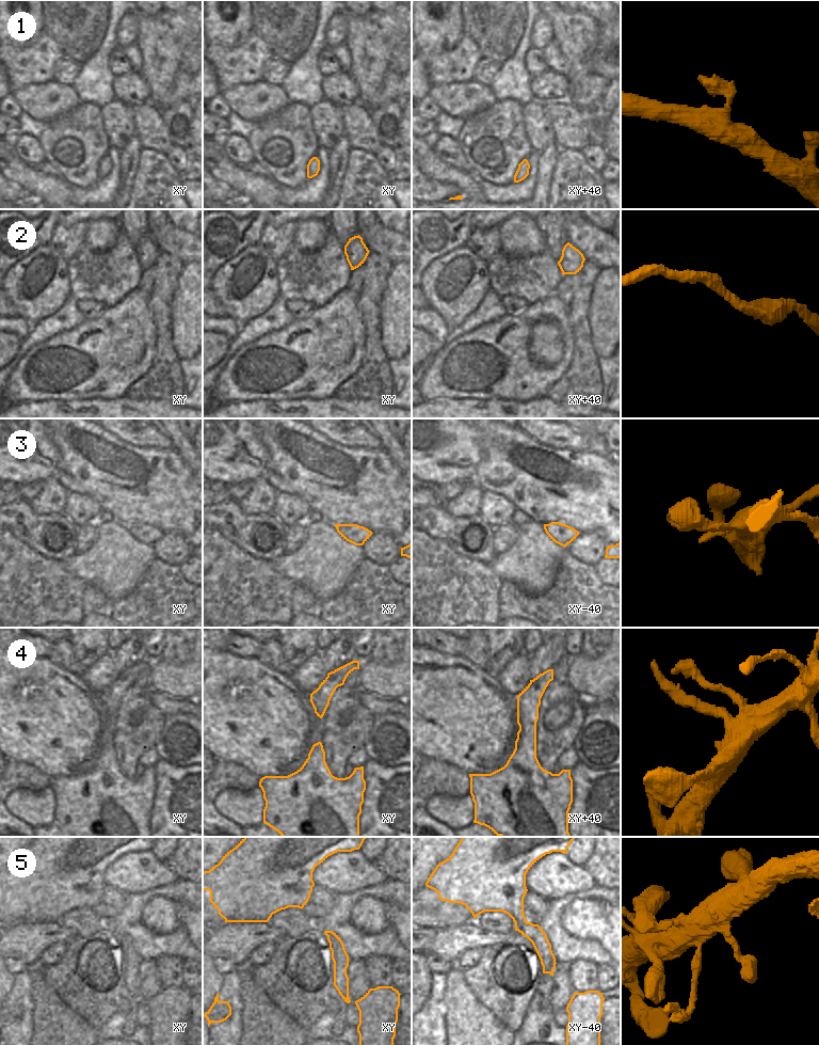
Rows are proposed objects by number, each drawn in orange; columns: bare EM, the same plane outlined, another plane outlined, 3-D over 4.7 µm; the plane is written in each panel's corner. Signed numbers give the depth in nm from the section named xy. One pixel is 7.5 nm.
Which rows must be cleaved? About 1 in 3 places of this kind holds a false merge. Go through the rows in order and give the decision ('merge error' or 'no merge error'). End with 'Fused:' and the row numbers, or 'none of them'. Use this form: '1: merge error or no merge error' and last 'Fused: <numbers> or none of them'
1: no merge error
2: no merge error
3: no merge error
4: merge error
5: no merge error
Fused: 4

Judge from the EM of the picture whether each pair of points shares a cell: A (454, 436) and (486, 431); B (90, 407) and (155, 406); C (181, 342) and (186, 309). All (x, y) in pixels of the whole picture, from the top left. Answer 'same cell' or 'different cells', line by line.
A: different cells
B: same cell
C: same cell

